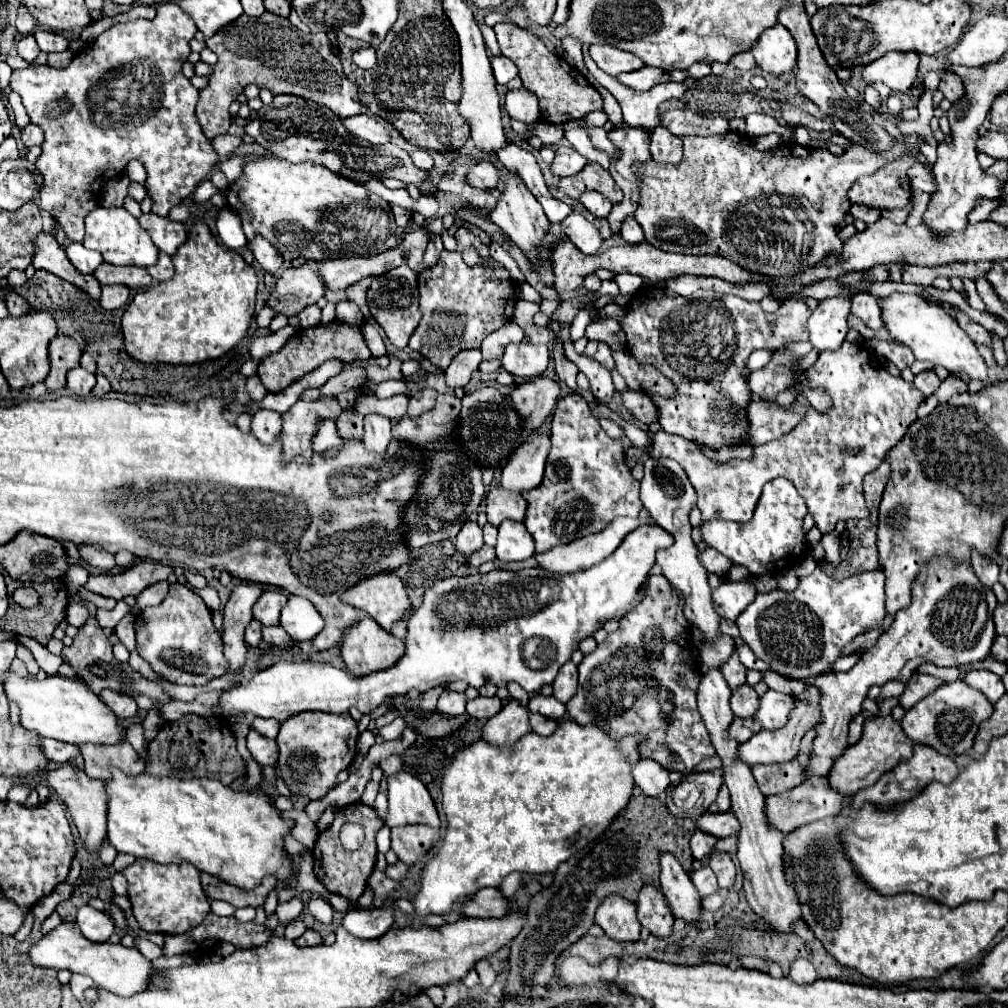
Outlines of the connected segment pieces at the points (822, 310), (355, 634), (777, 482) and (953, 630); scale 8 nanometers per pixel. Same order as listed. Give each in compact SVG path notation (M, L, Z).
M829 297L823 299L817 309L809 317L809 341L817 351L833 351L839 349L845 341L849 331L847 317L849 317L851 297Z
M371 617L355 623L343 637L341 655L347 663L351 675L371 675L371 671L381 671L393 667L405 651L403 639L387 633Z
M773 479L763 487L755 515L747 523L735 521L711 521L703 525L703 541L713 549L721 551L731 559L733 565L745 567L751 577L777 577L783 567L795 567L795 563L805 553L807 541L803 531L803 517L807 515L807 505L803 497L795 491L789 479Z
M947 557L929 559L919 569L919 575L911 587L913 587L913 603L895 615L893 625L877 639L877 643L871 649L863 651L861 659L857 661L857 665L851 671L817 675L815 679L799 679L803 683L815 685L821 691L821 715L823 715L823 723L819 723L819 727L815 727L817 737L813 741L813 757L811 757L811 763L807 769L807 777L827 775L831 771L835 759L839 759L839 755L843 755L843 751L849 745L847 743L847 725L849 725L851 717L861 713L861 703L867 697L869 687L883 685L891 679L899 679L899 681L907 683L909 677L913 675L913 671L923 663L933 663L937 667L959 667L965 663L981 661L989 655L991 643L995 639L995 625L993 625L991 615L993 615L993 609L997 607L997 599L989 587L983 589L983 583L977 579L977 575L973 573L969 563L955 563L953 559L947 559Z

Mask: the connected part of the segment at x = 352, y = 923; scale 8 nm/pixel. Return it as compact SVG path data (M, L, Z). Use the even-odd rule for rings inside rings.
M393 907L349 909L343 917L343 927L359 939L377 939L393 925Z

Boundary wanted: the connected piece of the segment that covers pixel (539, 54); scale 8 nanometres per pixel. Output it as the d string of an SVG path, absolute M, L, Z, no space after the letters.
M497 23L495 33L497 33L501 53L517 65L519 77L523 79L523 87L533 91L539 97L541 115L547 123L567 123L573 119L583 119L591 111L603 109L603 97L599 95L599 91L579 71L575 79L573 67L561 57L555 57L545 47L545 43L537 39L531 31L519 29L517 25L511 23Z

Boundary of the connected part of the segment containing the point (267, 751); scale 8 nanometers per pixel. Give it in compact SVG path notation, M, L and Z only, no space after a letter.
M251 729L247 735L247 749L251 751L251 757L261 767L275 767L277 757L279 757L279 747L273 739L267 739Z

